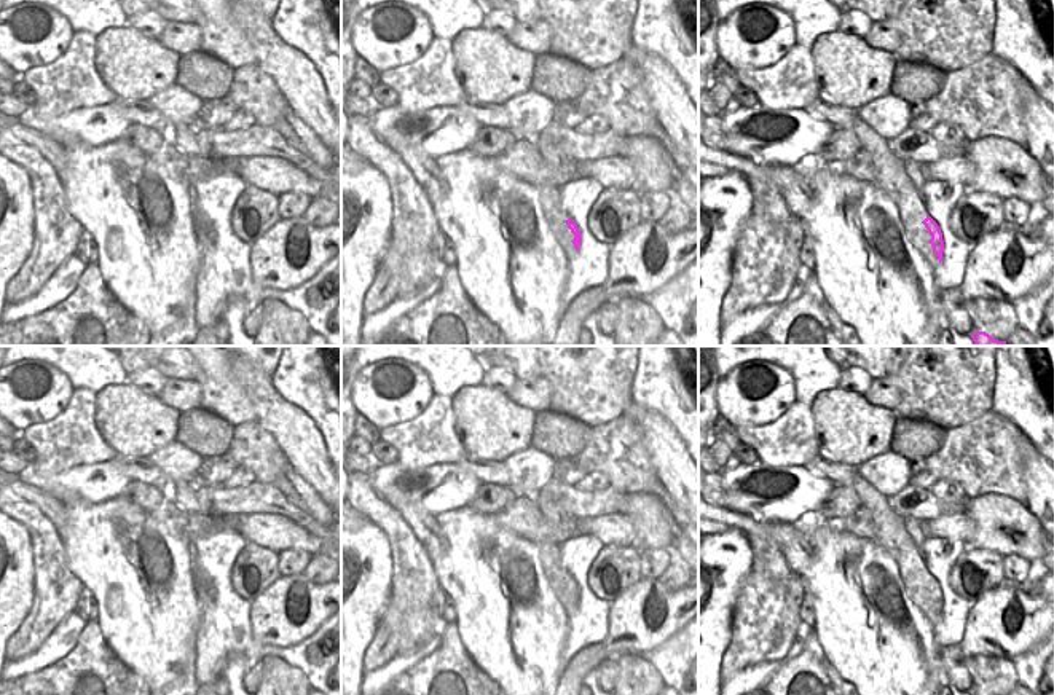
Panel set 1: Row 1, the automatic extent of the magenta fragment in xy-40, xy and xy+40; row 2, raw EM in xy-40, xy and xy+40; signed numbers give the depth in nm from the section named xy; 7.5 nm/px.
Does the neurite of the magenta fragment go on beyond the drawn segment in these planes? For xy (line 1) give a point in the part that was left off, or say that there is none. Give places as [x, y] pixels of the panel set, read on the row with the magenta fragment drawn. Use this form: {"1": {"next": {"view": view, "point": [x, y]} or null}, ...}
{"1": {"next": null}}

